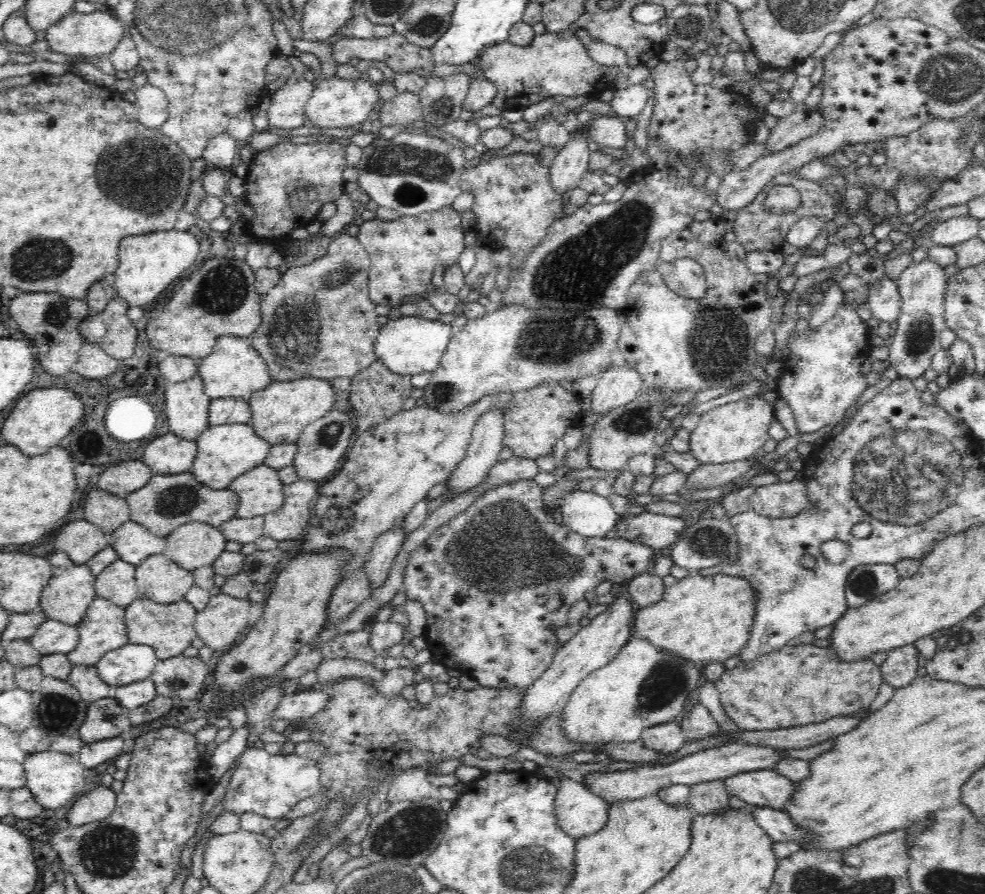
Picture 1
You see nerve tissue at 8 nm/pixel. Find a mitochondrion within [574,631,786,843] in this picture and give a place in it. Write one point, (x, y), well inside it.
(667, 679)

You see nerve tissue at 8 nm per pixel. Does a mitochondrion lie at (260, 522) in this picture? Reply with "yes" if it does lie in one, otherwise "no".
no

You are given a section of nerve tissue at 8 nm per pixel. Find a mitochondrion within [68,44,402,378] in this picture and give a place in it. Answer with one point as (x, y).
(147, 175)

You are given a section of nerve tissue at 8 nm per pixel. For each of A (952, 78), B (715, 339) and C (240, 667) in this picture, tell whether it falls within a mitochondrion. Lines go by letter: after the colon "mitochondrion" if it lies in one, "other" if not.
A: mitochondrion
B: mitochondrion
C: other

